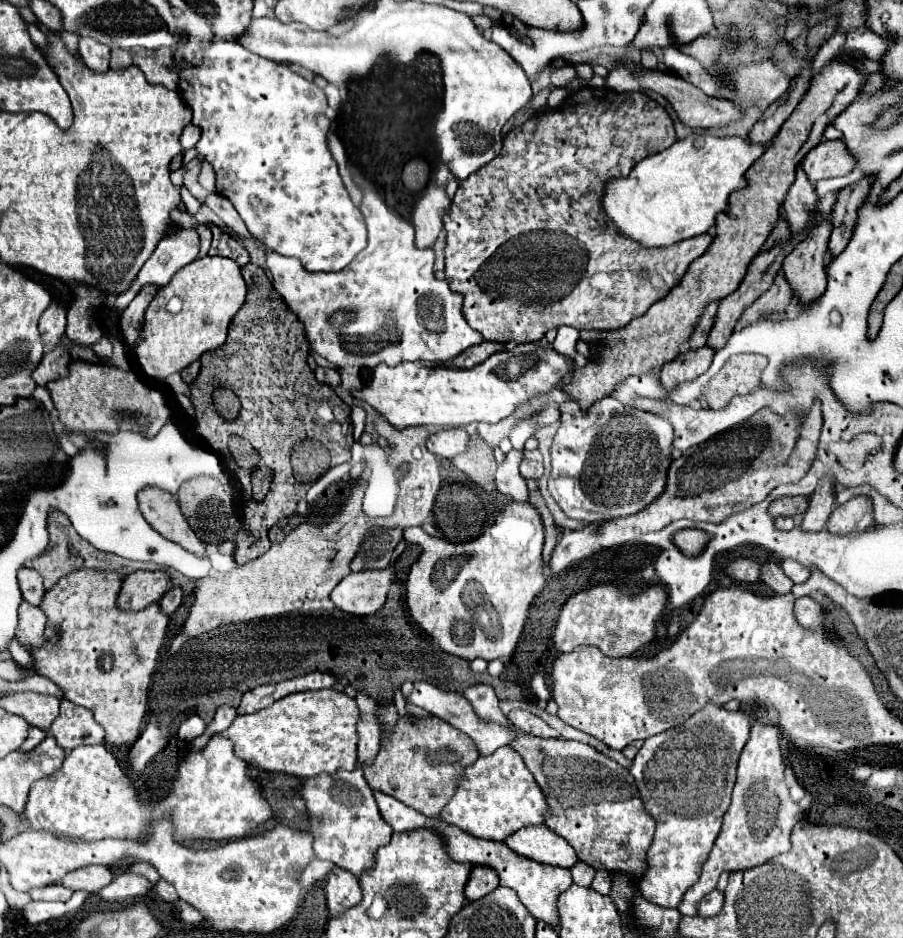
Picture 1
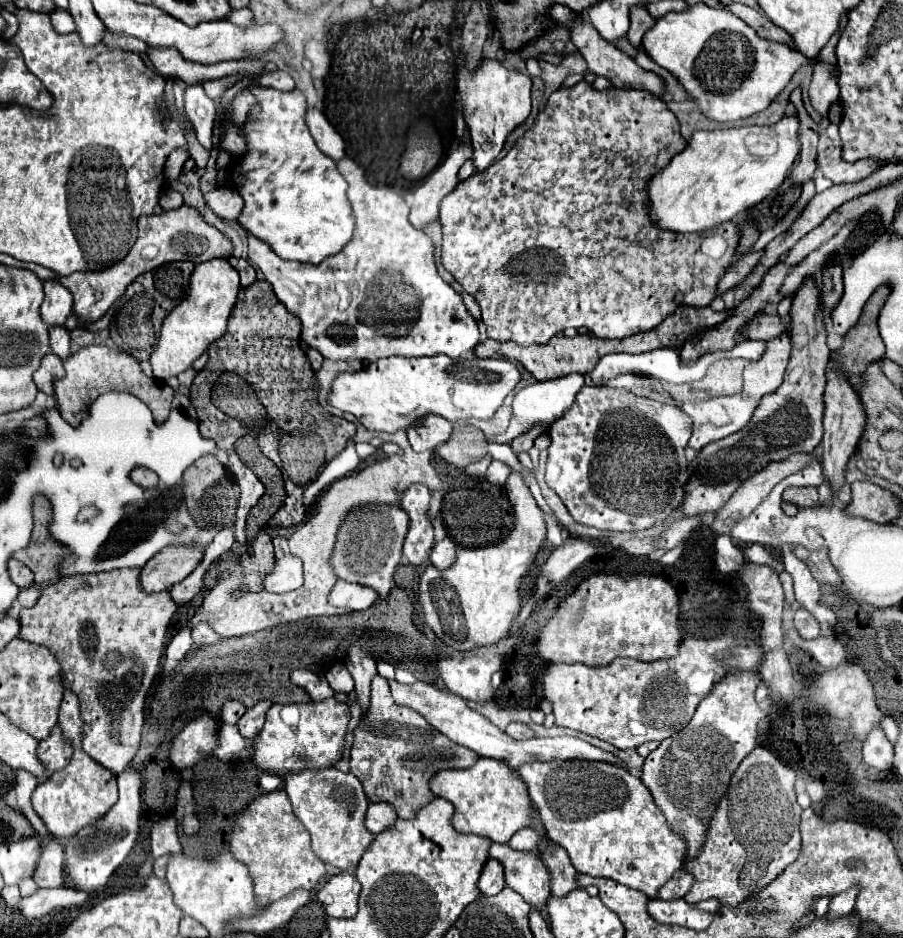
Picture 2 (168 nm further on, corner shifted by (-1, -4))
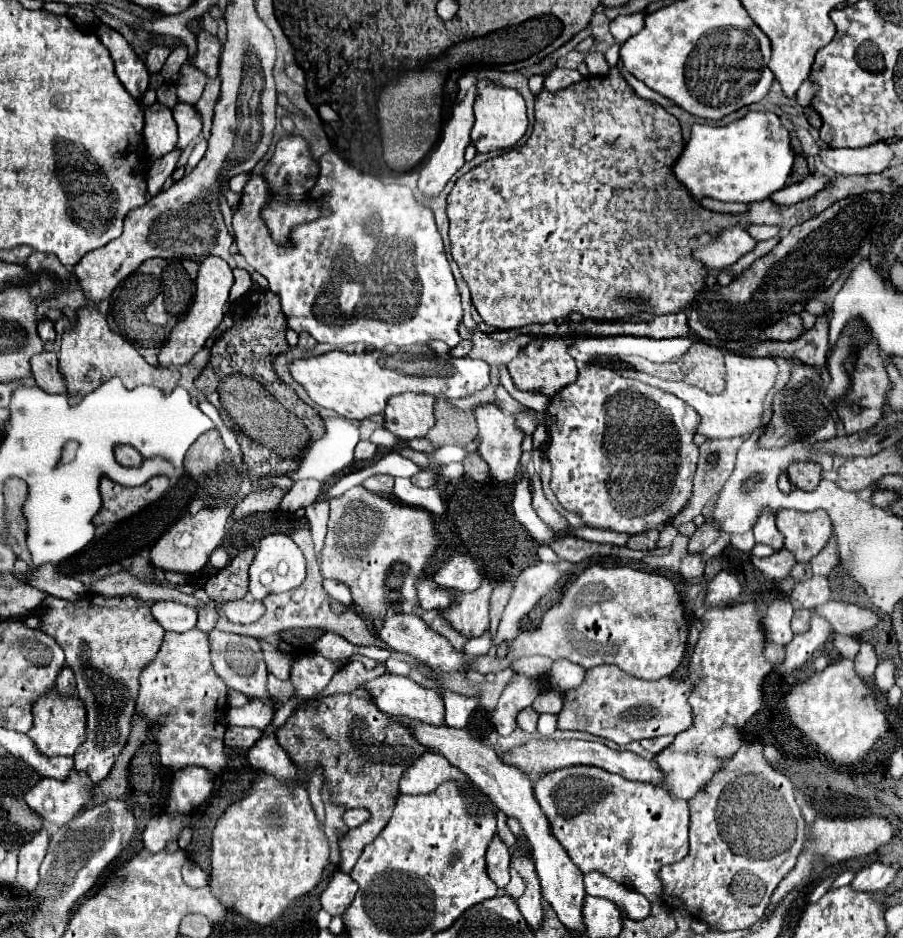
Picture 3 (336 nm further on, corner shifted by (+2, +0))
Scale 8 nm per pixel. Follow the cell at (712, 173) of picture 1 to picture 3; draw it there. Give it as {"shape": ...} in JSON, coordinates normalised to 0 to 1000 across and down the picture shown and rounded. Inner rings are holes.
{"shape":[[[831,117],[824,126],[806,134],[769,132],[755,168],[746,175],[746,186],[751,186],[769,213],[784,209],[797,215],[833,217],[837,213],[848,213],[855,205],[870,198],[877,173],[875,143],[864,126],[855,124],[855,119]]]}

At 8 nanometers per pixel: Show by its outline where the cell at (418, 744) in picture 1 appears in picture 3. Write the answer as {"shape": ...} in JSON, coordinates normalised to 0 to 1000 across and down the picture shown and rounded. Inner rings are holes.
{"shape":[[[405,736],[388,740],[359,742],[326,757],[326,761],[306,778],[308,793],[330,817],[330,829],[341,834],[350,819],[357,819],[365,853],[381,861],[405,861],[410,874],[401,878],[401,906],[434,872],[441,851],[441,832],[445,823],[472,800],[454,787],[454,778],[432,774],[432,763],[423,761],[408,744]]]}

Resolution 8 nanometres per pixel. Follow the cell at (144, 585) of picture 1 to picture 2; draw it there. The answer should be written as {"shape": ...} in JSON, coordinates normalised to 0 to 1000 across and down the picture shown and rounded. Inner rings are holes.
{"shape":[[[187,584],[172,591],[156,608],[156,629],[161,633],[174,633],[189,629],[192,623],[200,620],[225,595],[225,586]]]}

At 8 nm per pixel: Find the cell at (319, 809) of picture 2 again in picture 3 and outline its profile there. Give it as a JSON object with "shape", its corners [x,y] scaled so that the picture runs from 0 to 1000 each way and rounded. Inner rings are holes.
{"shape":[[[290,783],[272,804],[279,819],[301,823],[312,832],[330,832],[330,819],[319,810],[319,804],[308,797],[306,783]]]}

